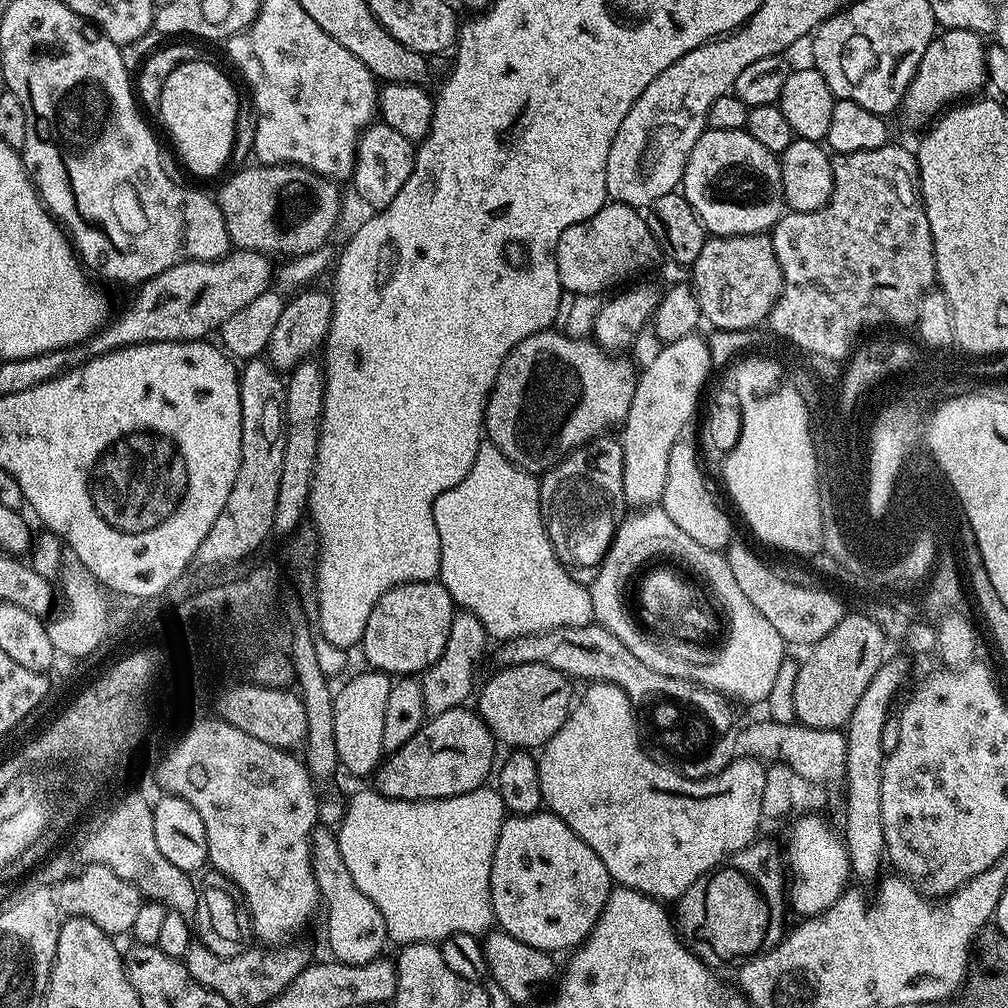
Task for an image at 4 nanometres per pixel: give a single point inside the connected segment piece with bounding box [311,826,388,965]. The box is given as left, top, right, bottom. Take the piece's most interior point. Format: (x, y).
(356, 933)

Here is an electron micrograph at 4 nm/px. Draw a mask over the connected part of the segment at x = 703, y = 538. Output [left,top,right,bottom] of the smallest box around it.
[662,438,733,552]

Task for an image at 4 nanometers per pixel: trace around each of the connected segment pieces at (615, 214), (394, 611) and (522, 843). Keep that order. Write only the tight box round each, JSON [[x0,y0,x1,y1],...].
[[555,201,662,296],[362,580,454,677],[490,810,613,954]]

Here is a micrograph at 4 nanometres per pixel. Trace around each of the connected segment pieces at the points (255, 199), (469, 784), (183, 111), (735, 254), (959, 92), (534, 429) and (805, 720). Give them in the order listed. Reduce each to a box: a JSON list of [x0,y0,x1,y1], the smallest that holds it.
[[218,164,340,258],[374,706,498,800],[158,58,240,176],[690,234,784,330],[902,29,986,129],[484,330,638,474],[792,611,886,730]]

